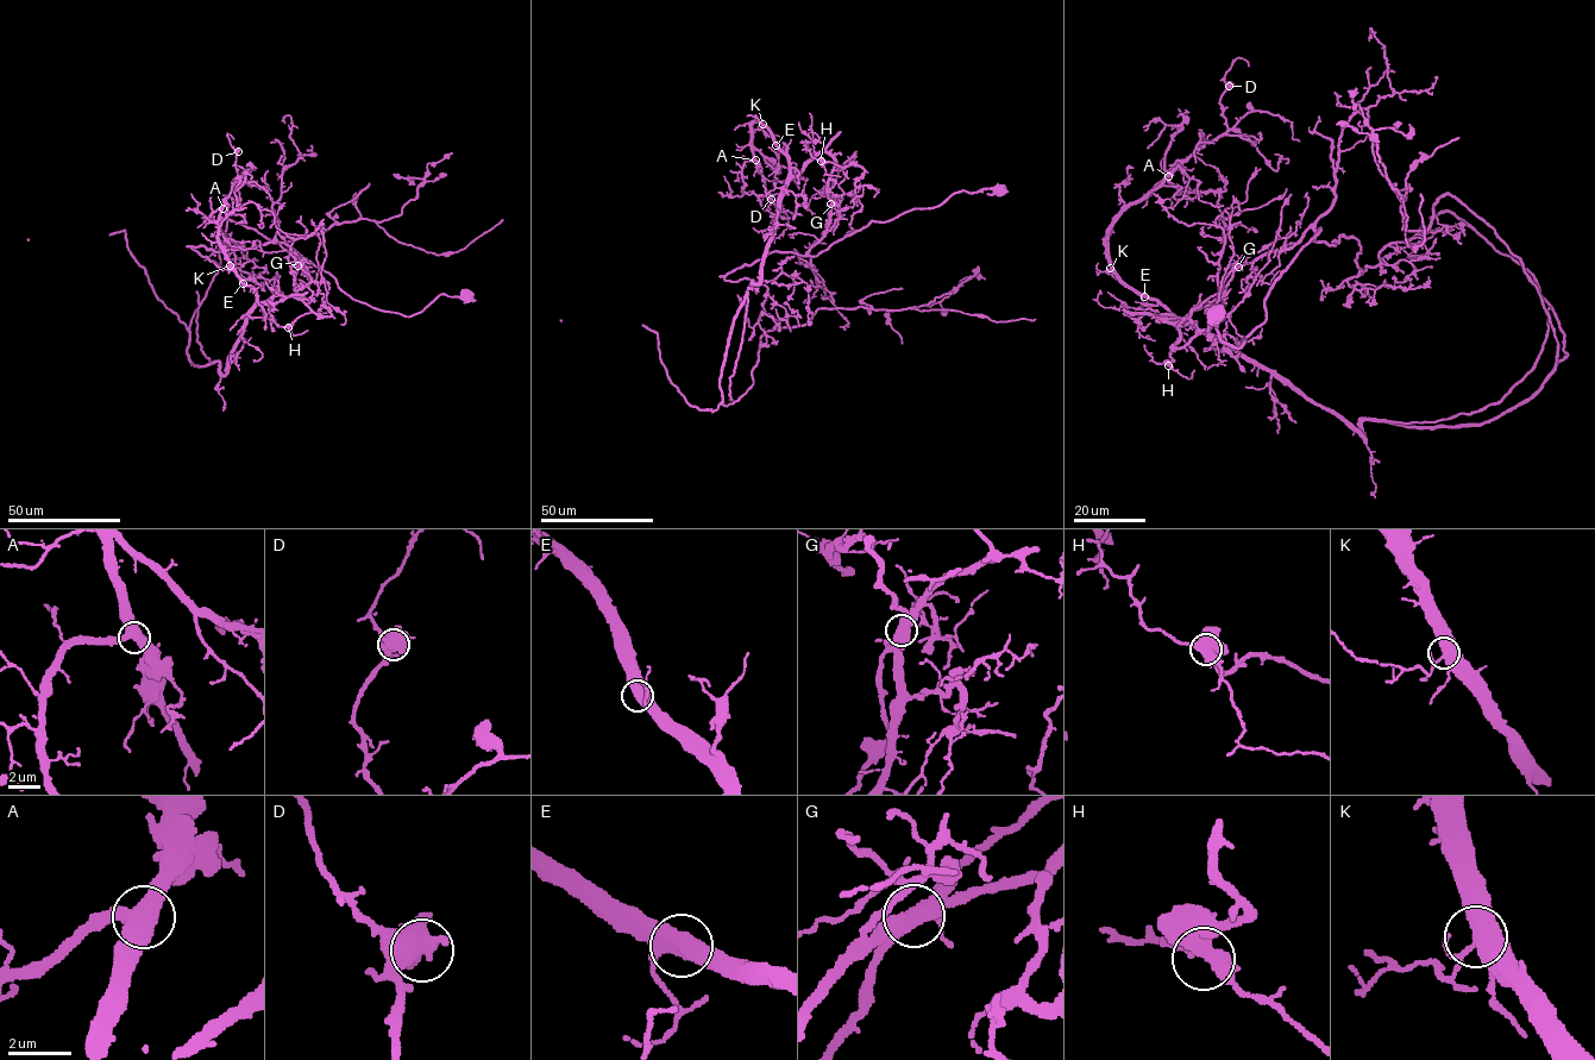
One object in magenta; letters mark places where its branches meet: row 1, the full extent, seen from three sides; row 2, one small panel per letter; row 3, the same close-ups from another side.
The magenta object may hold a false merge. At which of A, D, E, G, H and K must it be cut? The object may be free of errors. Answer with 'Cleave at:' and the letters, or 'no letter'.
Cleave at: G

